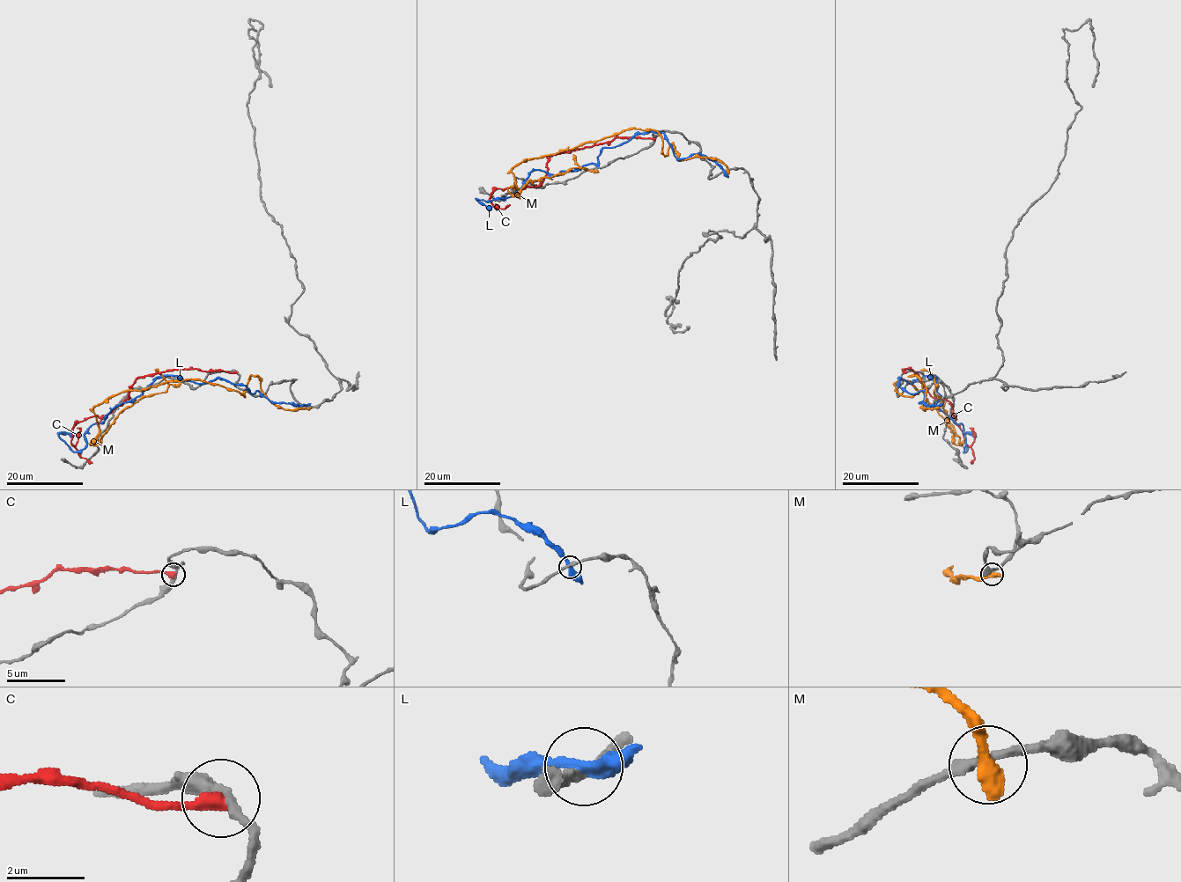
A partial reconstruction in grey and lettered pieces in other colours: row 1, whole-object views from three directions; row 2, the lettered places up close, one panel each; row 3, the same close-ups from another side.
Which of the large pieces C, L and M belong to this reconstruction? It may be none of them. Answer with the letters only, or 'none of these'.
none of these

